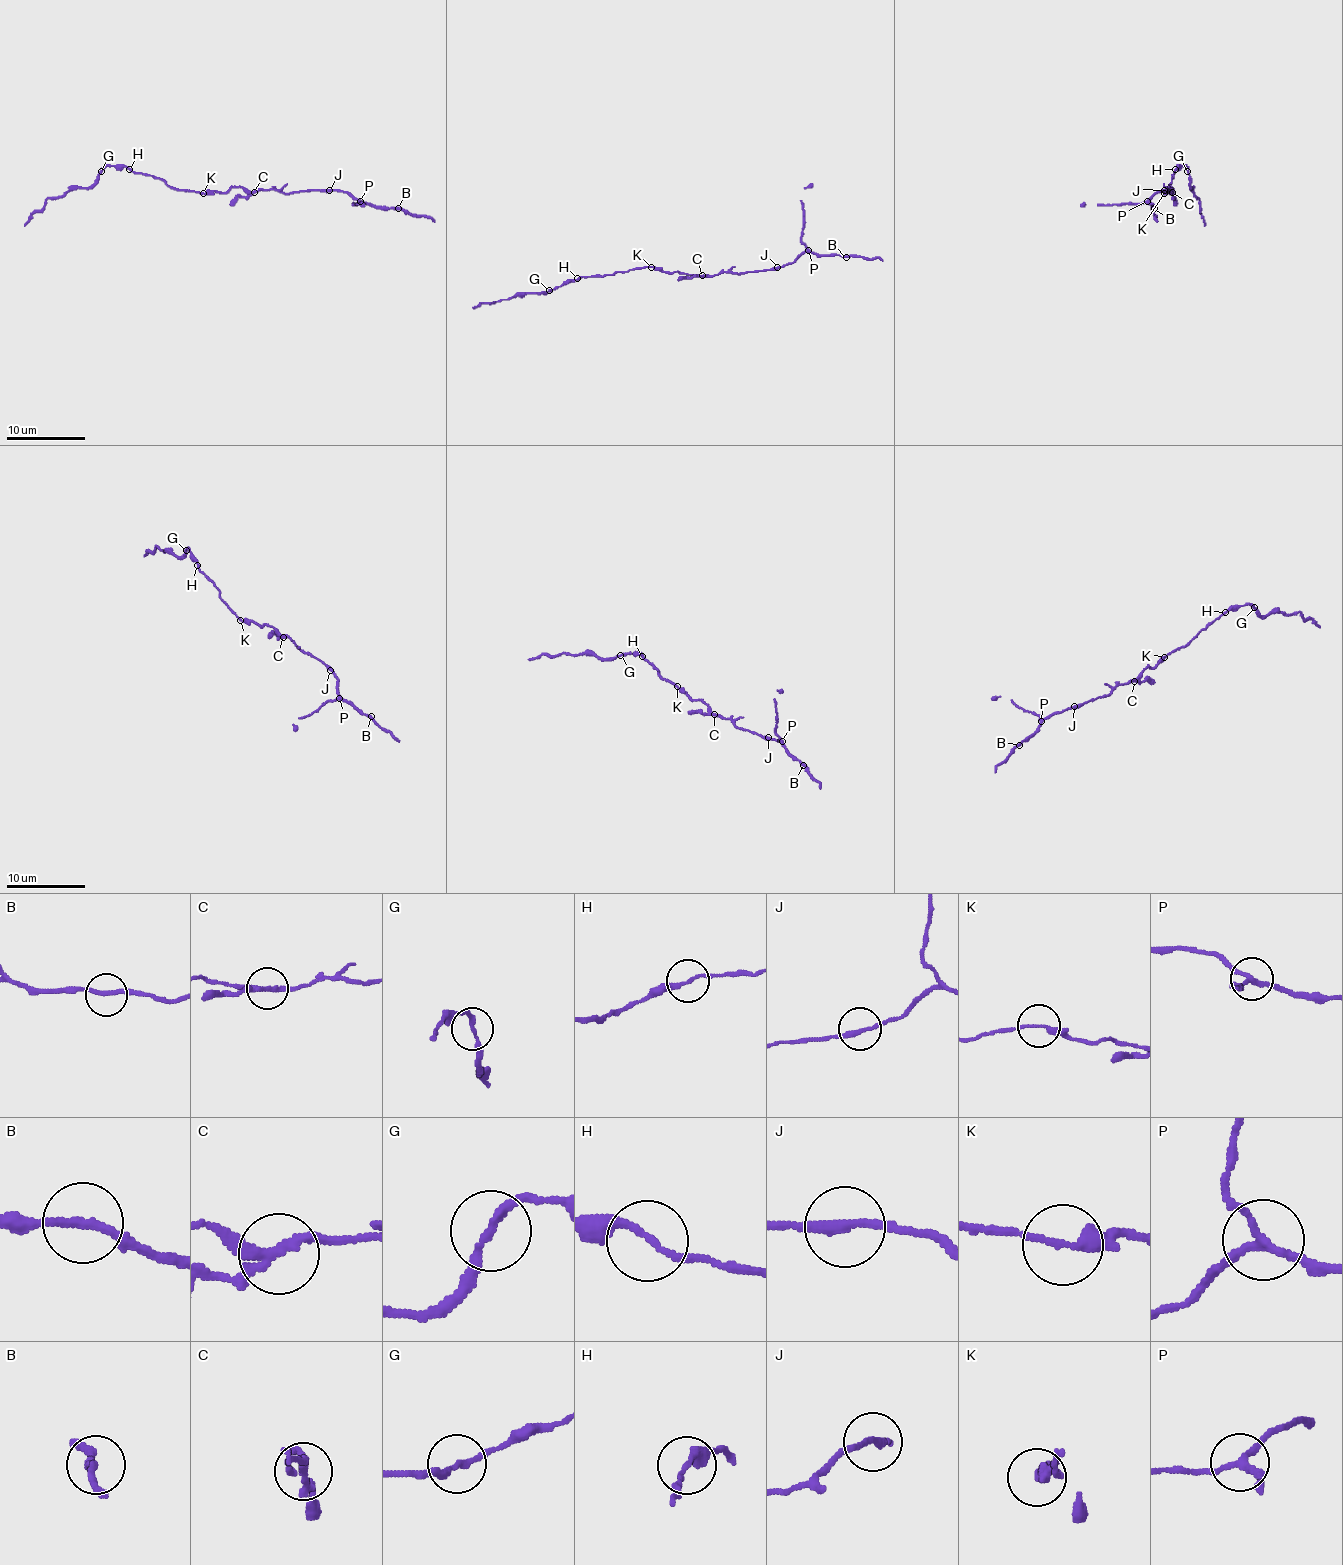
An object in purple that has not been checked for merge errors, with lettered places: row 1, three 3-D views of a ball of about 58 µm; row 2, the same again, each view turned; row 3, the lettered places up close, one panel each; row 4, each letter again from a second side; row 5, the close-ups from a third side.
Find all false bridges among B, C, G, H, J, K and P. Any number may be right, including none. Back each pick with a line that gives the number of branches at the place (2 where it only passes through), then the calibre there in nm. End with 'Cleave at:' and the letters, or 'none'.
C: 3 branches meet; 200 nm thick
G: 2 branches meet; 190 nm thick
Cleave at: C, G

